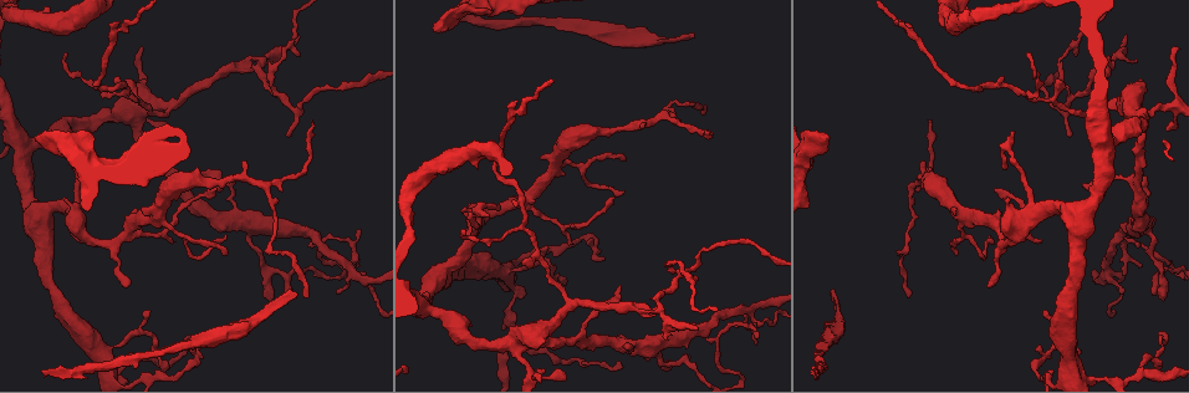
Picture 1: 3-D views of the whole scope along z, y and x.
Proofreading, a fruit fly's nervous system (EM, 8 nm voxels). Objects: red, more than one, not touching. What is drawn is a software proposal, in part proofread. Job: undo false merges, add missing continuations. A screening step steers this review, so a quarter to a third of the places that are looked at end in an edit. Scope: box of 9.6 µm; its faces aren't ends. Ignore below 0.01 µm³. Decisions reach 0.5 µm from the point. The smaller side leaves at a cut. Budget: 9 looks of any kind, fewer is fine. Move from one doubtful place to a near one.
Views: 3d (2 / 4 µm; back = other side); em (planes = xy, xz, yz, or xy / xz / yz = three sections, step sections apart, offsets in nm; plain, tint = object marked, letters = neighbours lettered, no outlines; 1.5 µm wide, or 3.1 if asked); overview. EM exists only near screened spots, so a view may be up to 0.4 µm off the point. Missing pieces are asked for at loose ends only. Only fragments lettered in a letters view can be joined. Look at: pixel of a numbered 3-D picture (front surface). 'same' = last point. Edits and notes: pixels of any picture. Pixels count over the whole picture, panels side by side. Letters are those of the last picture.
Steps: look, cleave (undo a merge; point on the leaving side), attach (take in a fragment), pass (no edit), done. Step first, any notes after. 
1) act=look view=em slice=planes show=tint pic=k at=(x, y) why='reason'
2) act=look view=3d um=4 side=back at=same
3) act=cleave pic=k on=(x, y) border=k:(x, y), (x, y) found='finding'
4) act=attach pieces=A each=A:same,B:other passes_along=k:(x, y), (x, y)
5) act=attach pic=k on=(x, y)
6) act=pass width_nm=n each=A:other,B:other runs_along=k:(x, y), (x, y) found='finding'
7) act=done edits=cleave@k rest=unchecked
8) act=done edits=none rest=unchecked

act=look view=em slice=xy step=4 show=letters pic=1 at=(832, 295) why='branch stops here'

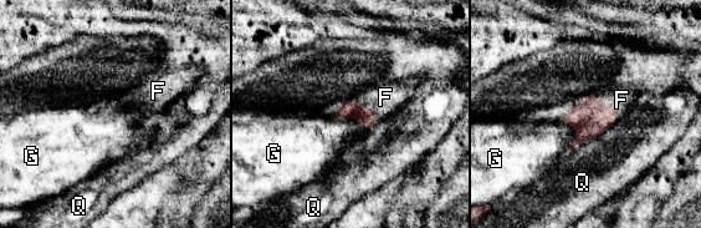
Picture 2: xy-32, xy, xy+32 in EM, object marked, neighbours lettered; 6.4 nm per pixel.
act=look view=em slice=planes show=letters at=same

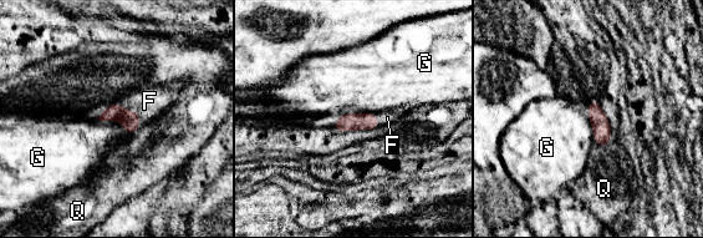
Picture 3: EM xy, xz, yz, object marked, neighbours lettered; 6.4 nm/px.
act=attach pieces=F width_nm=110 each=F:same,G:other,Q:other passes_along=3:(130, 118), (132, 111), (149, 101) found='it goes on there'

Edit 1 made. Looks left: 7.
act=look view=3d um=4 pic=1 at=(823, 138) why='free end'

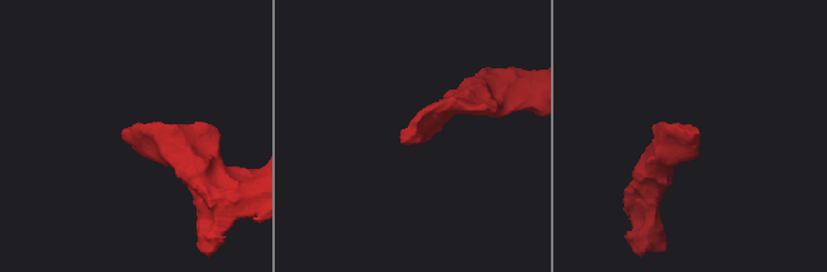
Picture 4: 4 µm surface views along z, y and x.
act=look view=em slice=xy step=8 show=tint pic=4 at=(123, 135) why='shape alone is not enough'

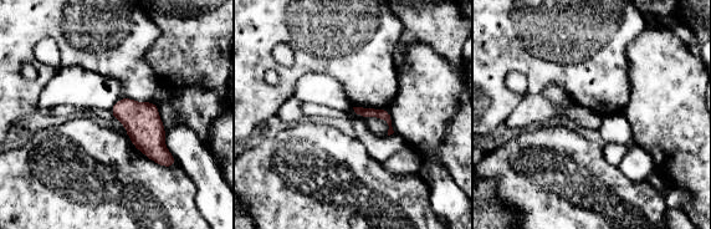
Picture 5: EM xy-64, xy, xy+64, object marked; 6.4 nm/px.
act=look view=em slice=planes show=letters at=same why='cut it another way'

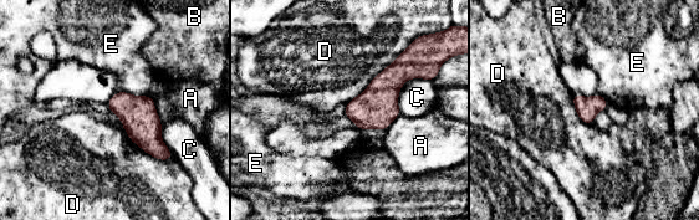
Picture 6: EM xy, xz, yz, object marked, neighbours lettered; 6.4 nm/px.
act=pass longest_contact=D:550nm each=A:other,B:other,C:other,D:other,E:other border=6:(407, 46), (363, 91), (345, 105) found='none of them fits'

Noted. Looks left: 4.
act=look view=em slice=xy step=4 show=tint pic=1 at=(570, 305) why='three-way junction'

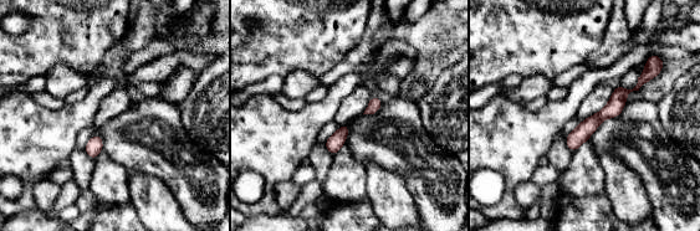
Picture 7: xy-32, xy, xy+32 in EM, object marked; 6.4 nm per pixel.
act=look view=em slice=xy step=4 show=letters at=same why='see the neighbours'

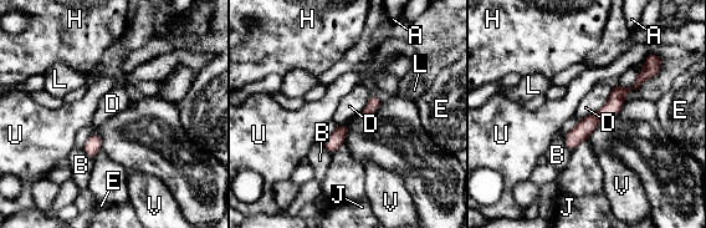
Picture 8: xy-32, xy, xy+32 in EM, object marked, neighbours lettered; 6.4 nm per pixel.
act=pass width_nm=110 each=A:other,B:other,D:other,E:other,H:other,J:other,L:other,U:other,V:other border=8:(604, 104), (578, 122) found='continuous, no second cell'

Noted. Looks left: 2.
act=done edits=attach@3 rest=unchecked

